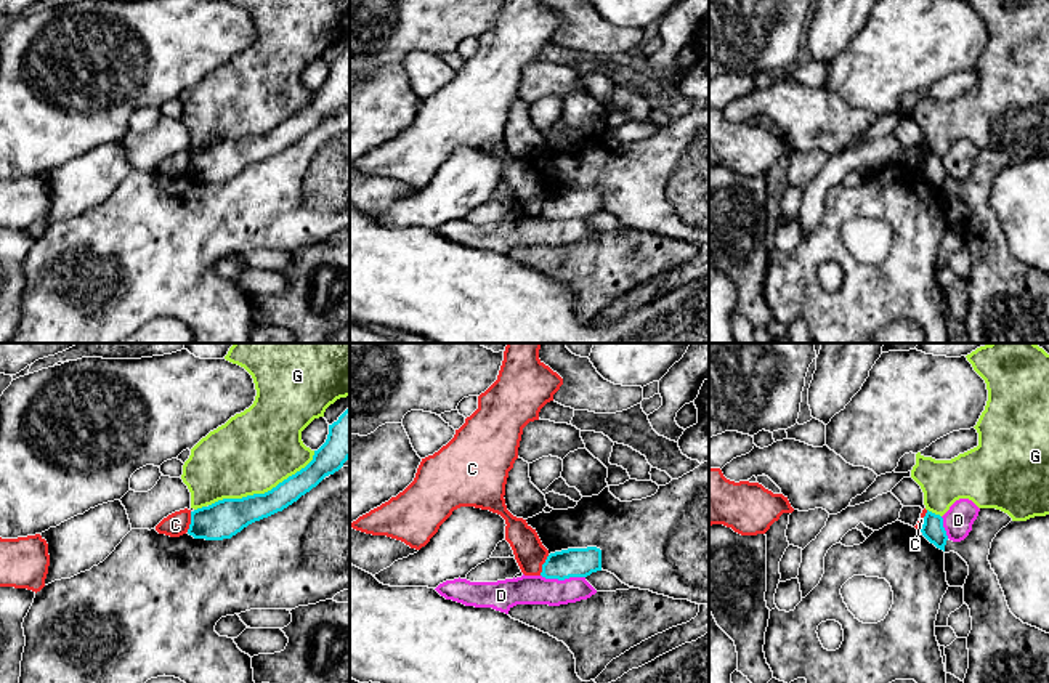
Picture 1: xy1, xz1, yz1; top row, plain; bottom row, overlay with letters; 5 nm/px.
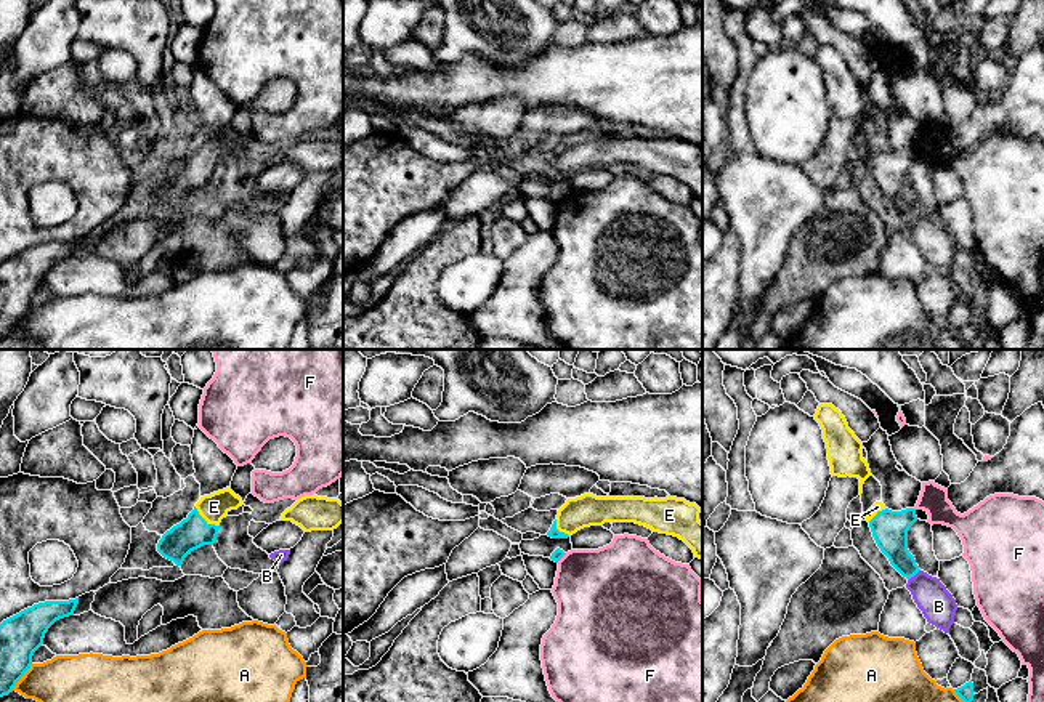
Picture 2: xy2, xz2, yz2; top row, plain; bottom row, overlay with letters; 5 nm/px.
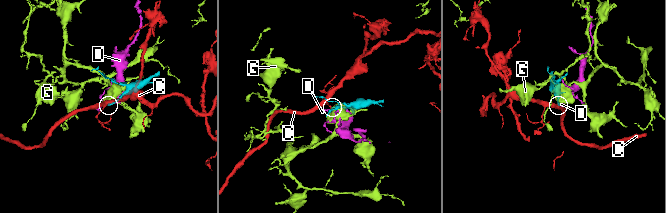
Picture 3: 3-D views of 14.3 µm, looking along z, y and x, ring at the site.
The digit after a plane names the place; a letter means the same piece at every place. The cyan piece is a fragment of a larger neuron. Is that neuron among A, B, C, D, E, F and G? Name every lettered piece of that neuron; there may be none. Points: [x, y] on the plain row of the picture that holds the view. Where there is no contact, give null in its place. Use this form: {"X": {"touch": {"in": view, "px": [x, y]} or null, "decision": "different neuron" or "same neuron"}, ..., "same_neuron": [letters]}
{"A": {"touch": {"in": "xy2", "px": [23, 316]}, "decision": "different neuron"}, "B": {"touch": {"in": "yz2", "px": [913, 217]}, "decision": "different neuron"}, "C": {"touch": {"in": "xy1", "px": [191, 162]}, "decision": "different neuron"}, "D": {"touch": {"in": "xz1", "px": [563, 220]}, "decision": "different neuron"}, "E": {"touch": {"in": "xy2", "px": [204, 161]}, "decision": "same neuron"}, "F": {"touch": {"in": "xz2", "px": [562, 197]}, "decision": "different neuron"}, "G": {"touch": {"in": "xy1", "px": [265, 133]}, "decision": "different neuron"}, "same_neuron": ["E"]}

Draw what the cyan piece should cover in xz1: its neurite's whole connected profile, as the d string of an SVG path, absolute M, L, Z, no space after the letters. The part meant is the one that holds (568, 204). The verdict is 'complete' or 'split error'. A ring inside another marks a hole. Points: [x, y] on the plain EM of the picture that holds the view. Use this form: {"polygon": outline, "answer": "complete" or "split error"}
{"polygon": "M597 188L568 189L550 194L542 205L541 216L565 221L569 218L587 218L601 212L601 191Z", "answer": "complete"}

